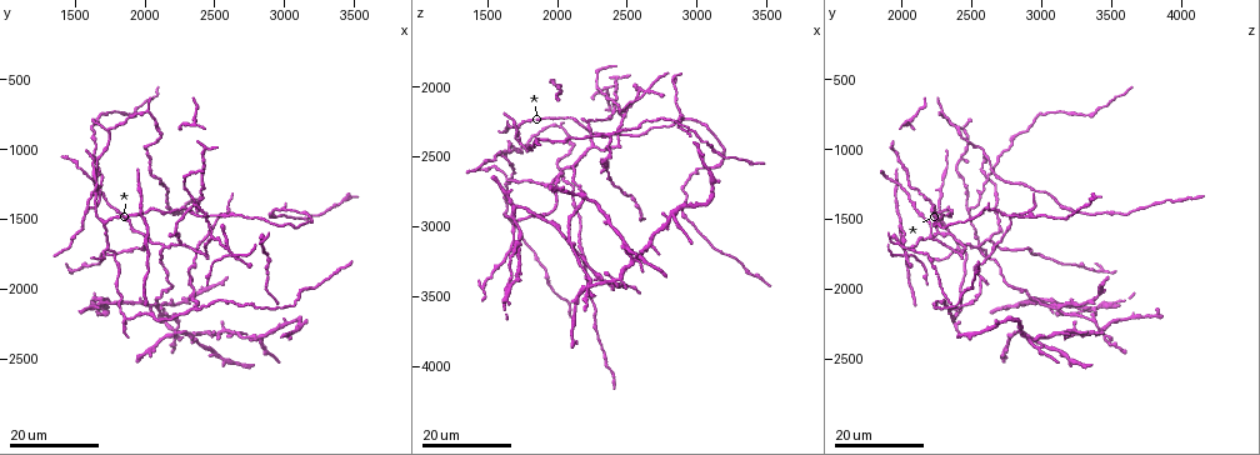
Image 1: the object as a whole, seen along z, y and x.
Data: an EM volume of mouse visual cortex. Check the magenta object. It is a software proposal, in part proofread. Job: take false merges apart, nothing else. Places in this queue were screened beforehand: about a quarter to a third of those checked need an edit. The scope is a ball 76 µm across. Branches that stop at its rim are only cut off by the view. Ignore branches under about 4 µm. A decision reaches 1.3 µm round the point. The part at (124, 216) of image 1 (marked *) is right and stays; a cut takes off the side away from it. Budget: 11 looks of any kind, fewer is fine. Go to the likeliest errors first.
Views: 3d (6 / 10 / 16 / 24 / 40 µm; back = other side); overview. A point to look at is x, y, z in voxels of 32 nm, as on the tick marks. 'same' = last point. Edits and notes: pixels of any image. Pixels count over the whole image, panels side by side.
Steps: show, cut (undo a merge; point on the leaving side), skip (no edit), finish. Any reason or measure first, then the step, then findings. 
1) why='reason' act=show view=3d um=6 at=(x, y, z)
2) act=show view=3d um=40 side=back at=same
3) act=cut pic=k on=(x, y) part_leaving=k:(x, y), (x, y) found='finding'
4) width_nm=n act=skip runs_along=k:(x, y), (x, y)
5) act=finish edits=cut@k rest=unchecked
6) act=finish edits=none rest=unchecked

why='branch point' act=show view=3d um=16 at=(2620, 1760, 2020)

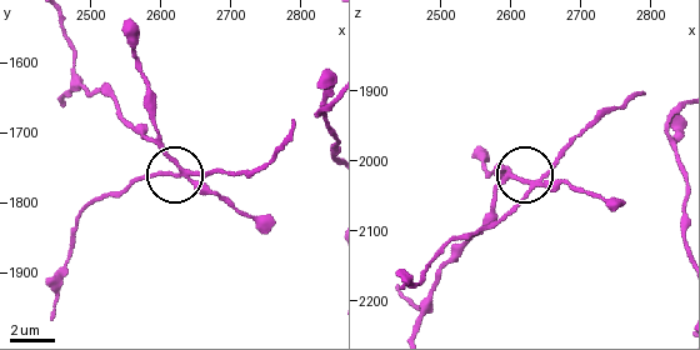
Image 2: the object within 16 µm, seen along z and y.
act=show view=3d um=10 at=(2630, 1760, 2040)

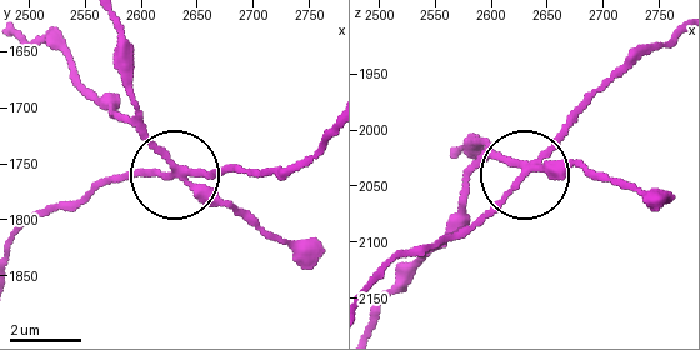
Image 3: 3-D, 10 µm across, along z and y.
width_nm=170 act=cut pic=3 on=(218, 175) found='two neurons meet here'

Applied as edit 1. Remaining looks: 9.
why='branch point' act=show view=3d um=24 at=(1580, 1420, 2480)

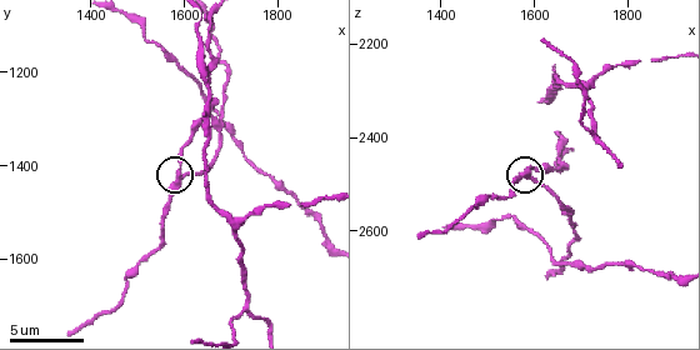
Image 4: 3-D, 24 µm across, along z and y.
act=show view=3d um=10 at=(1595, 1435, 2485)

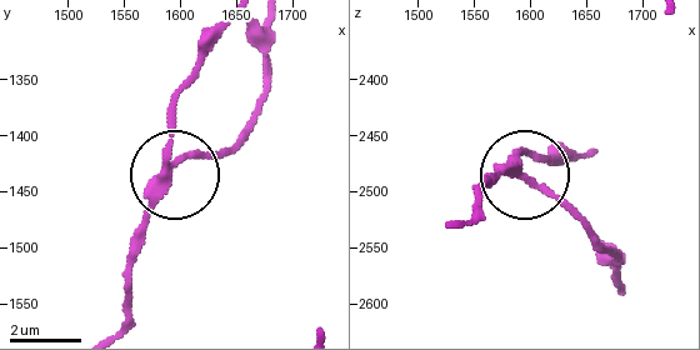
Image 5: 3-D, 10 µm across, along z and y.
arms=3 act=cut pic=5 on=(194, 158) found='a second neuron is stuck on'

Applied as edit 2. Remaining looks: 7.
act=show view=overview

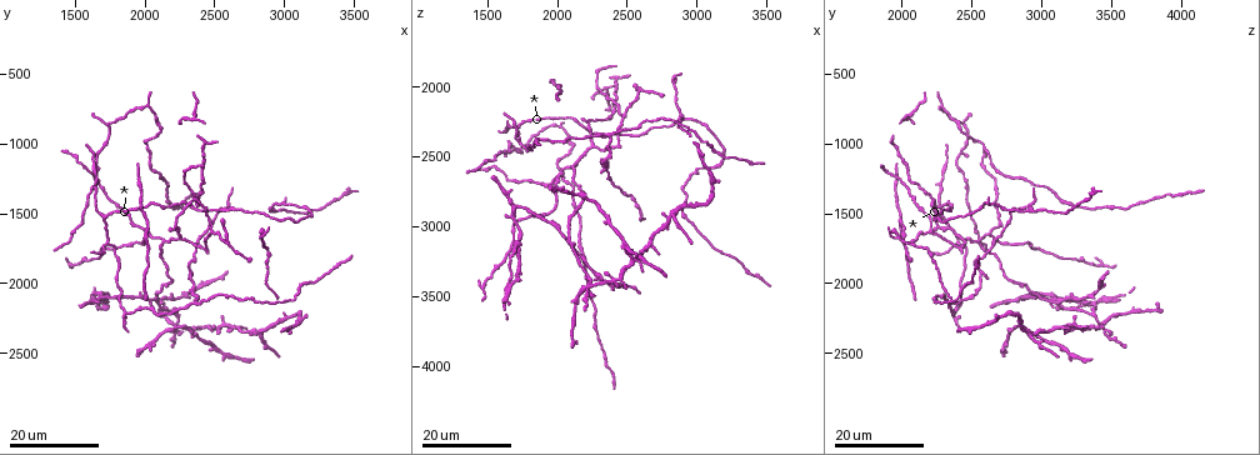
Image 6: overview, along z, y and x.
act=show view=3d um=16 at=(2440, 1740, 2400)

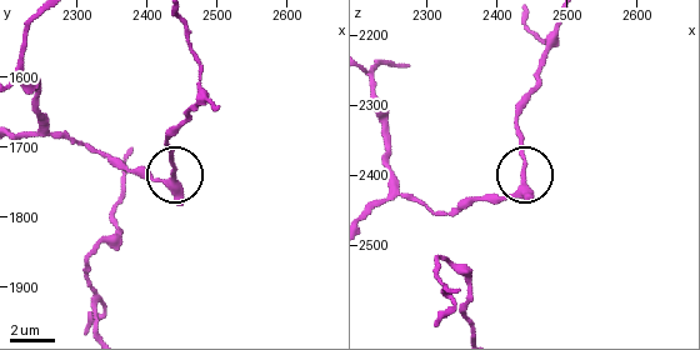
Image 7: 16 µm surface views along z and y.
act=show view=3d um=6 at=(2435, 1740, 2410)

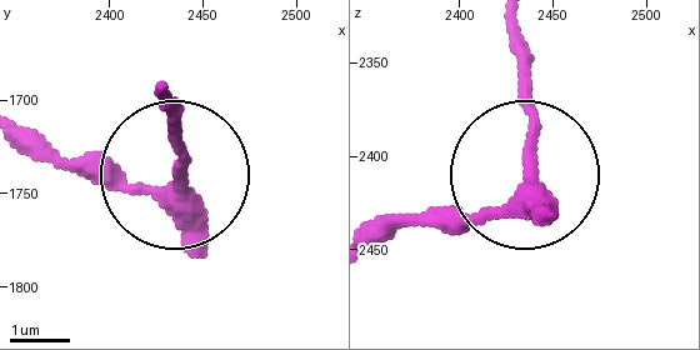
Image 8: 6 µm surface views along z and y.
arms=3 act=skip found='one neuron here'

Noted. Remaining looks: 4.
why='three arms meet' act=show view=3d um=16 at=(1740, 1720, 2400)

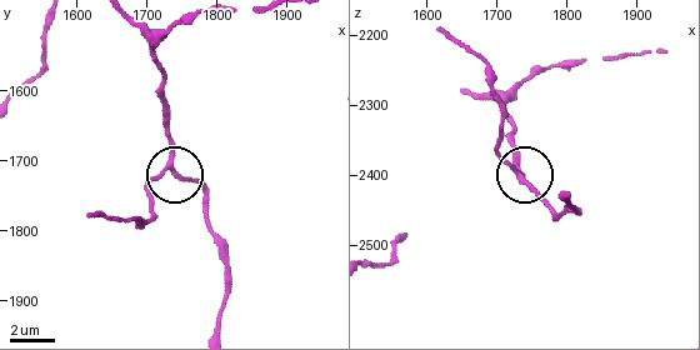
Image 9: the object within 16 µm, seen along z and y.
act=show view=3d um=6 at=same

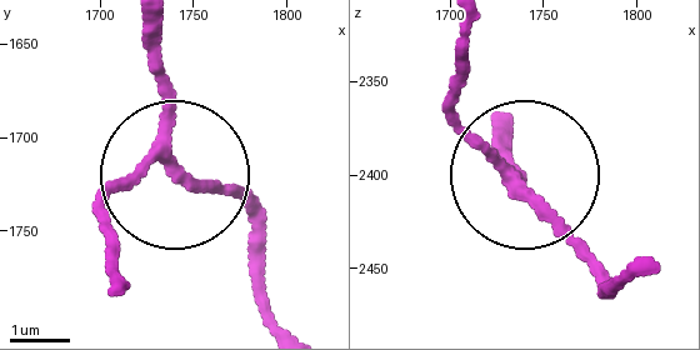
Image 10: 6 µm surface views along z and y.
arms=3 act=skip runs_along=10:(149, 29), (169, 159), (119, 193), (104, 233) found='one neuron here'

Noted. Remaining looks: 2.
why='side arm on a straight run' act=show view=3d um=16 at=(2140, 1700, 2560)

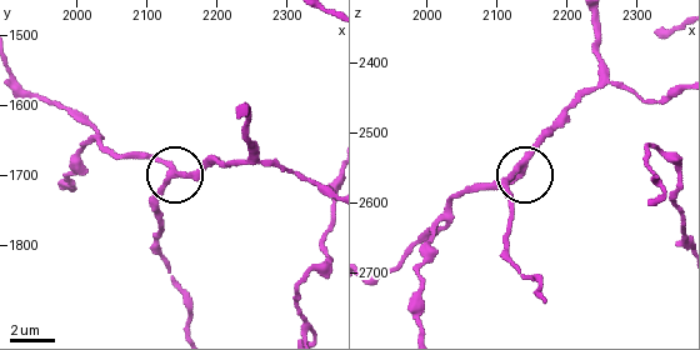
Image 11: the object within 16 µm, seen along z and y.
act=show view=3d um=6 at=(2140, 1695, 2555)

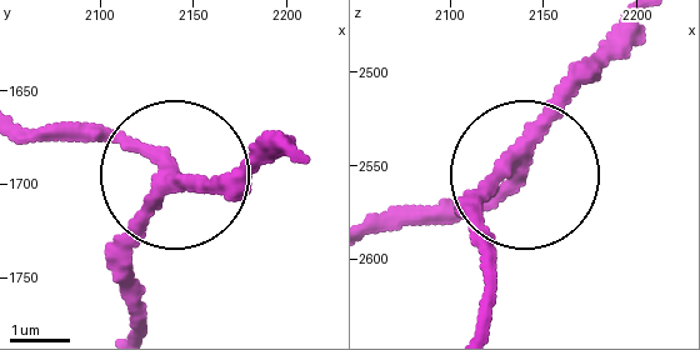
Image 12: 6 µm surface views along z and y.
side_arm_um=48 act=skip found='all the same neuron'

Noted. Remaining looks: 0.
act=finish edits=cut@3,cut@5 rest=unchecked

